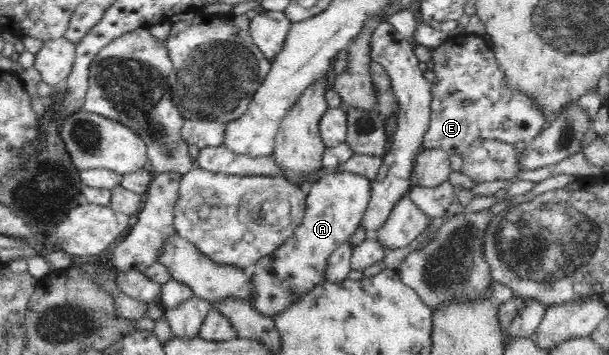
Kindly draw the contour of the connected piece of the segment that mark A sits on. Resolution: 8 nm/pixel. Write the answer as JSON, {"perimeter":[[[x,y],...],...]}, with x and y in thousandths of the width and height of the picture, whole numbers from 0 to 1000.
{"perimeter":[[[571,482],[535,487],[516,518],[502,527],[501,600],[483,659],[466,687],[430,724],[414,775],[414,839],[407,854],[433,890],[450,896],[466,879],[489,828],[502,828],[534,783],[535,752],[545,710],[588,648],[601,597],[609,510],[601,496]]]}

